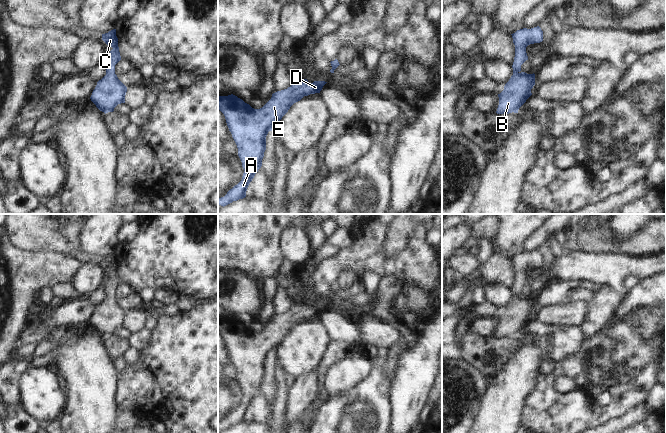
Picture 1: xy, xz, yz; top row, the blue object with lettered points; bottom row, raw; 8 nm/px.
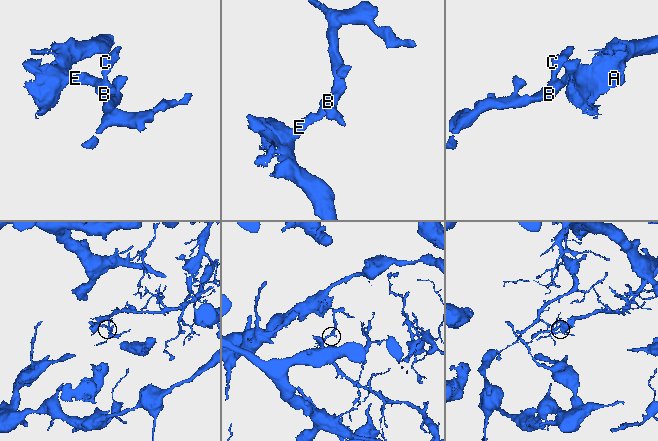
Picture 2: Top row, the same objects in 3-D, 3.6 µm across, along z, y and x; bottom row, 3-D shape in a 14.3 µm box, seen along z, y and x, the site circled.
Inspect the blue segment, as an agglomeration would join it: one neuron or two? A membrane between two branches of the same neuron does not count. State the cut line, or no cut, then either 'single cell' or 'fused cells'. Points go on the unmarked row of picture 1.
no cut; single cell

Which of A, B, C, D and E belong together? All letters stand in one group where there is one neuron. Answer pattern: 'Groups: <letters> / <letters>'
Groups: A B C D E.

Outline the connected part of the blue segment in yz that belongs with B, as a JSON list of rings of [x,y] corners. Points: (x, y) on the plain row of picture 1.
[[[539,250],[531,253],[523,252],[511,259],[515,269],[513,299],[505,308],[504,314],[498,318],[497,338],[518,337],[519,332],[532,319],[531,313],[535,309],[535,298],[522,296],[521,289],[528,284],[526,271],[543,265],[543,255]]]

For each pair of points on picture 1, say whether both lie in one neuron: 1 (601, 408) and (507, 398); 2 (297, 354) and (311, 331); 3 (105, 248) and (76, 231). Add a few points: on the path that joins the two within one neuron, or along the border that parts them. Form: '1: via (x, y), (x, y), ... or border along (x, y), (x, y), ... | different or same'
1: border along (540, 380), (536, 390), (526, 404), (521, 422) | different
2: via (303, 348), (311, 337) | same
3: border along (86, 224), (81, 234), (79, 250) | different

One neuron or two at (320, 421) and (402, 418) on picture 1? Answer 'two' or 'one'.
two

